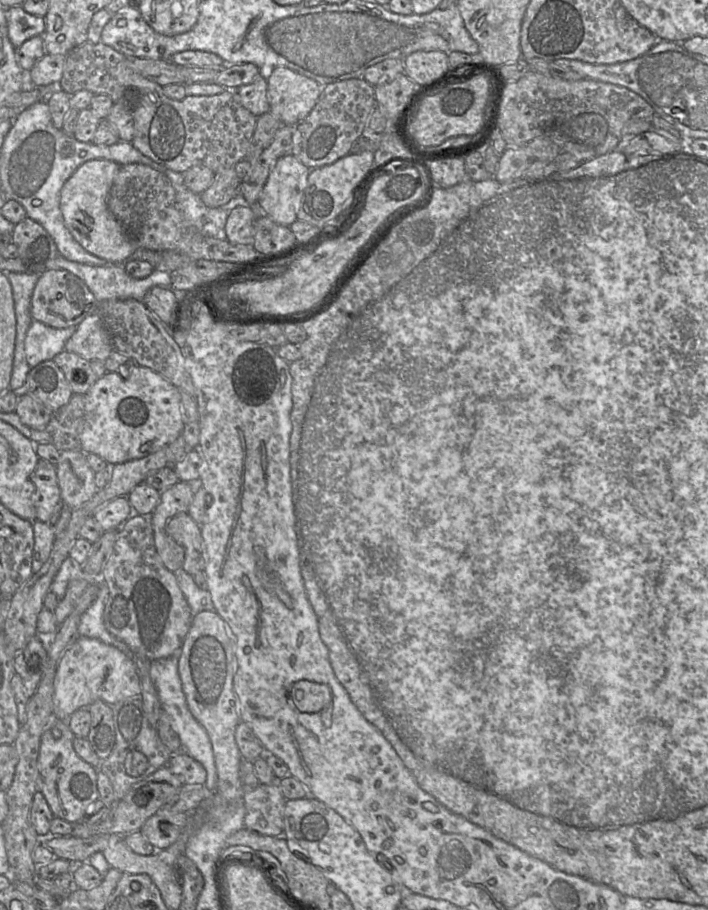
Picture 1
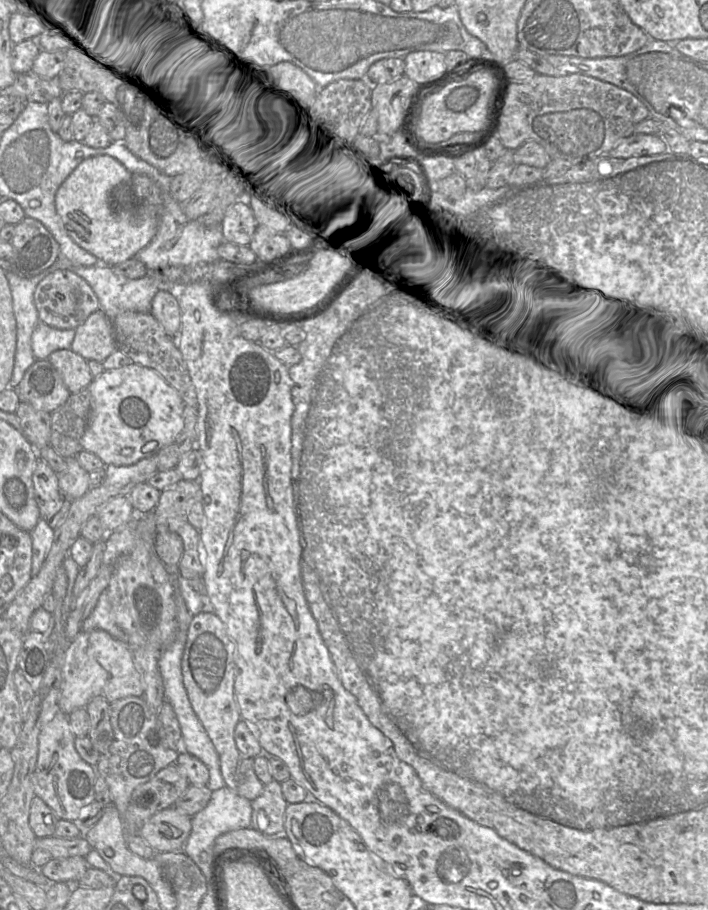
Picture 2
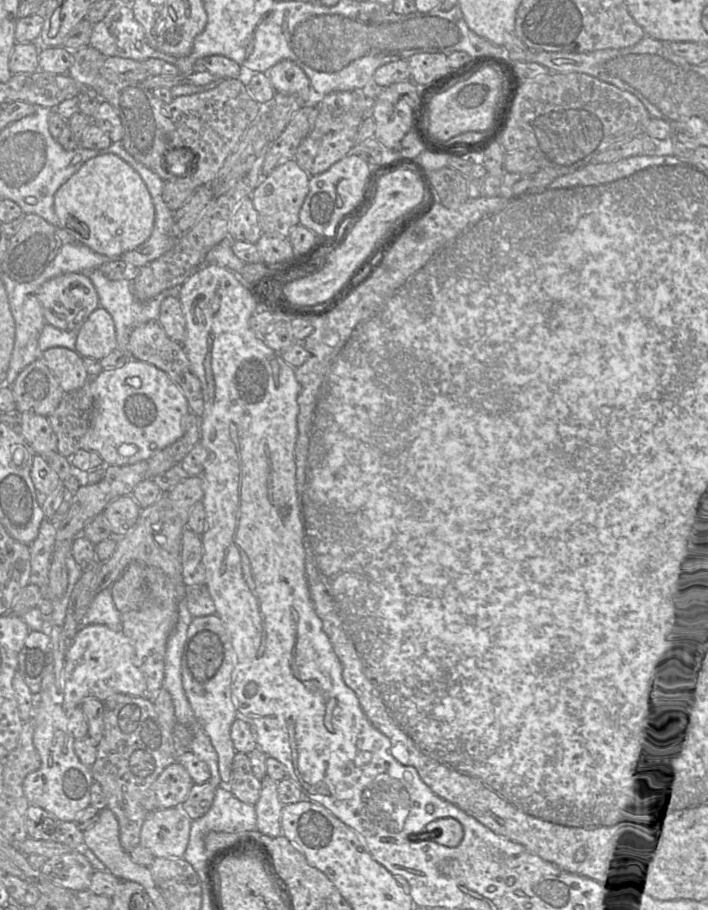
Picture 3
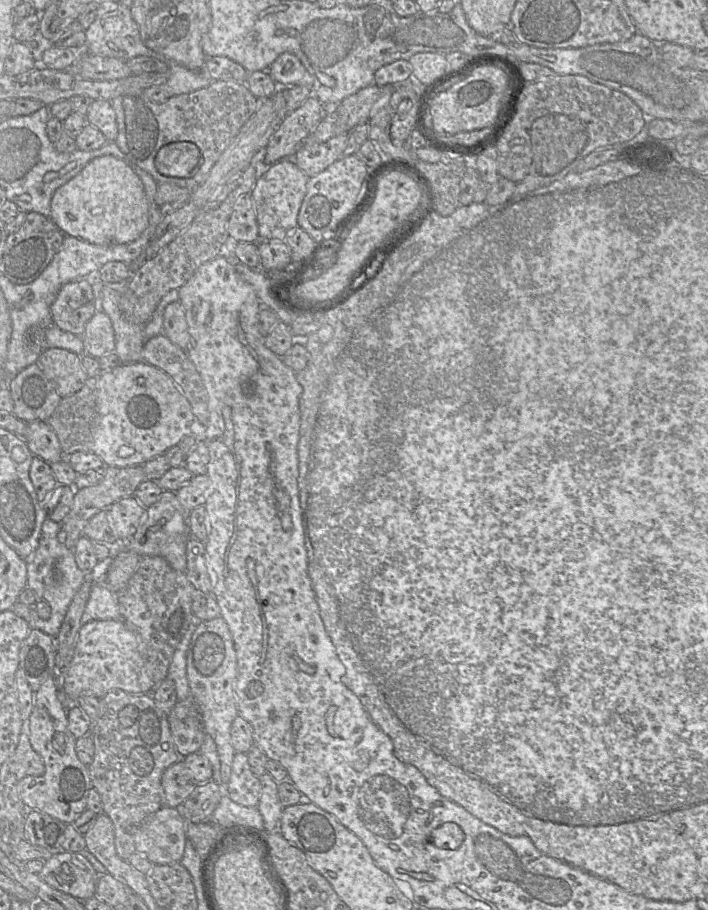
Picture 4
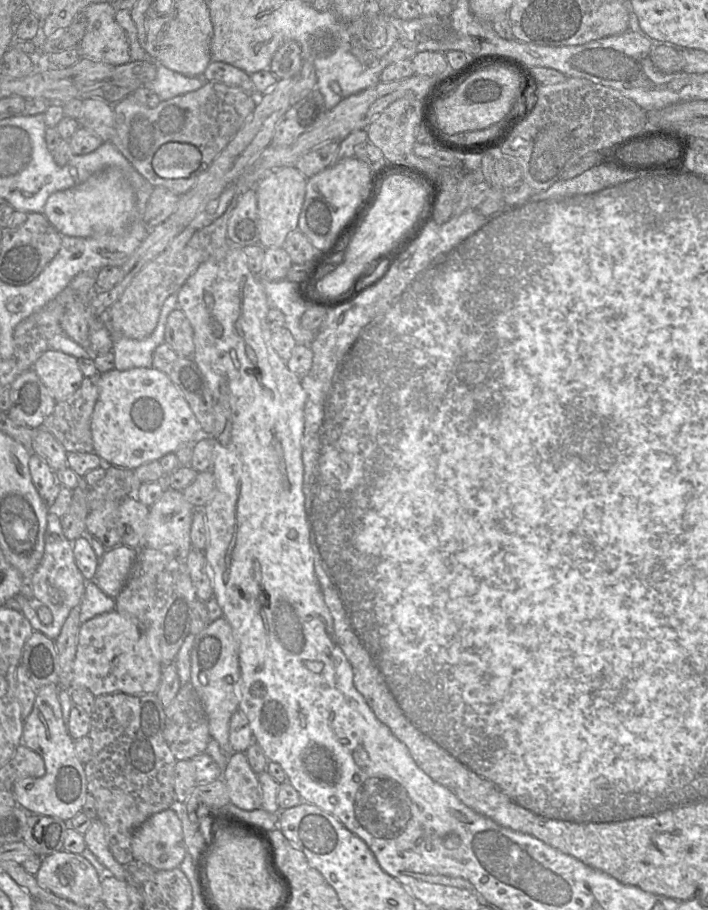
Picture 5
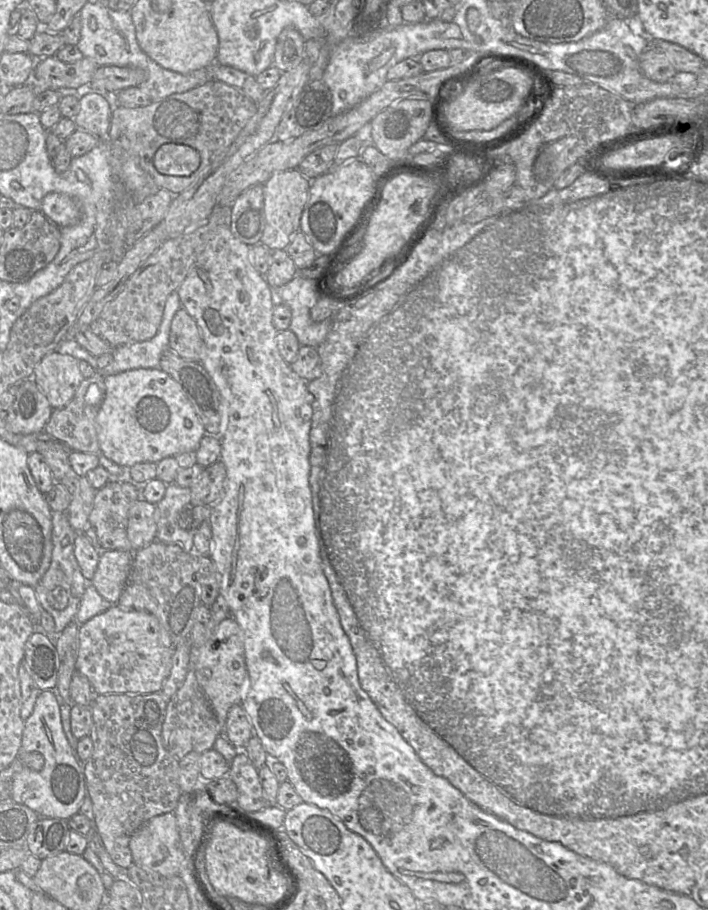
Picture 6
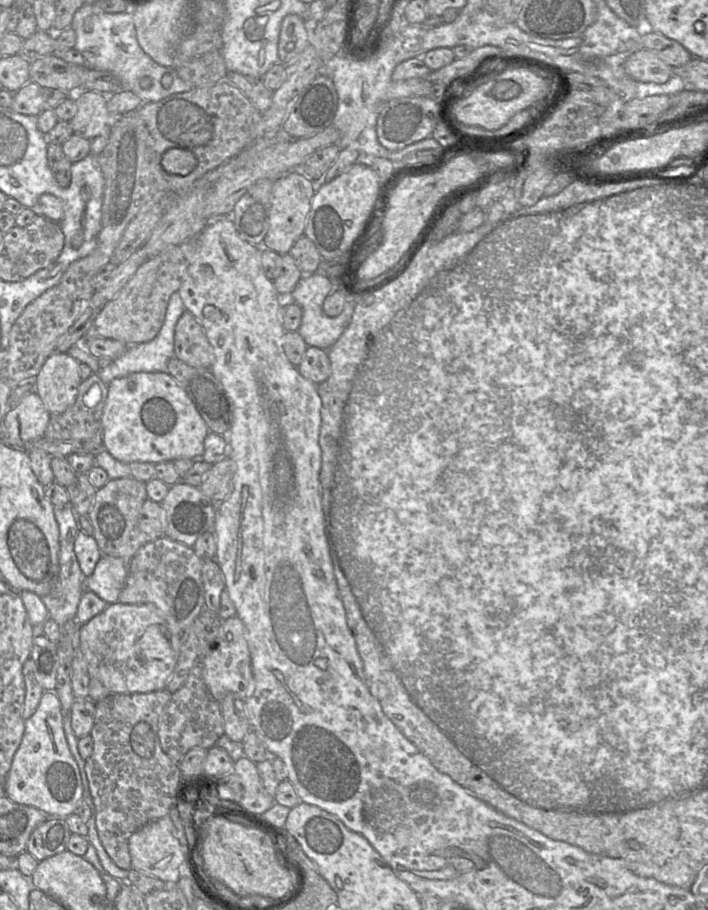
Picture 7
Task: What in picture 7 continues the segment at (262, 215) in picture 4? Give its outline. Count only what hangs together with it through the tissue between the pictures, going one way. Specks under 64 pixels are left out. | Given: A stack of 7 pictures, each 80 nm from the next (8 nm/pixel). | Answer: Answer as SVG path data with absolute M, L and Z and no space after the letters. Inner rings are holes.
M300 170L291 171L275 180L270 195L269 228L263 239L267 249L279 255L289 253L293 244L304 235L312 198L318 185Z

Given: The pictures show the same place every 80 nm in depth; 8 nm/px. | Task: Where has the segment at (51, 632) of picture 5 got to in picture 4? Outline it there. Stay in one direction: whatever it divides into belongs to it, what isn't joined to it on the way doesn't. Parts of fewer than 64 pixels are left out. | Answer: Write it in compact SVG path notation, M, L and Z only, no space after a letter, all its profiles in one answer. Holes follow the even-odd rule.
M46 518L42 524L39 545L34 553L25 560L27 563L27 587L35 592L38 600L45 600L51 607L50 618L44 620L39 617L35 606L33 606L29 626L31 629L38 629L53 638L56 638L58 635L70 603L87 578L76 564L74 549L69 549L59 542L59 530L60 523ZM55 569L61 572L60 579L55 579ZM93 584L81 624L92 620L121 619L117 594L105 584Z

